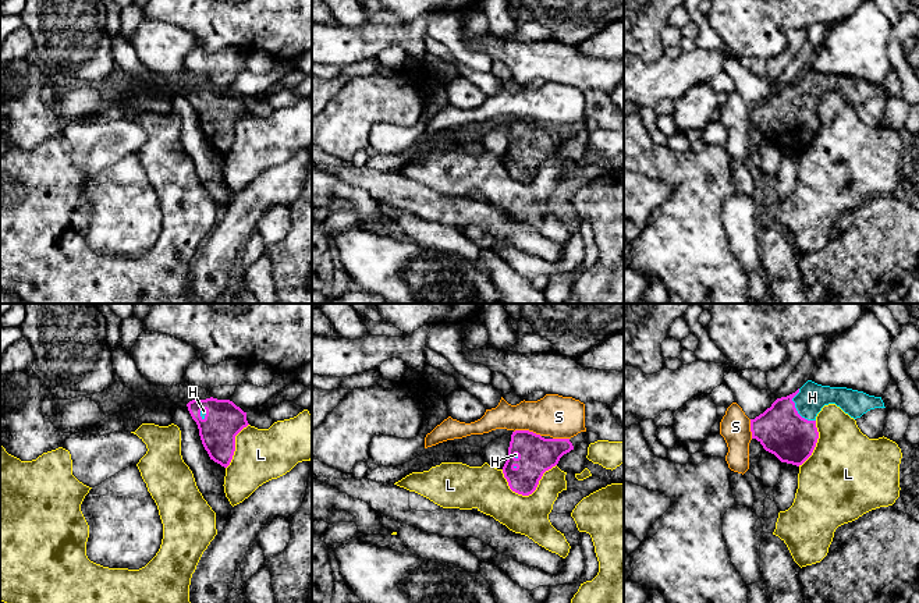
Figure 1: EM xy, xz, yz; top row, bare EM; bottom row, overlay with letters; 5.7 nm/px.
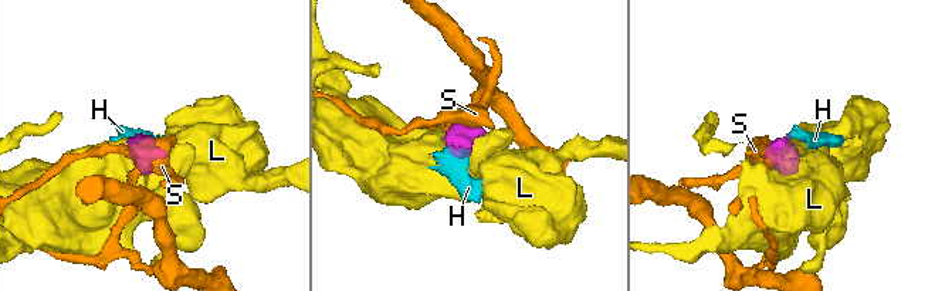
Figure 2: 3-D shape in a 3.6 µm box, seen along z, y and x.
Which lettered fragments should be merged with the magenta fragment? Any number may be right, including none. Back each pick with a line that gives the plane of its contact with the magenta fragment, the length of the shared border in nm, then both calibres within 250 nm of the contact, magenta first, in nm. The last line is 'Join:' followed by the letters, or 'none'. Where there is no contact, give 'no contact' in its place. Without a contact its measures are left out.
H: contact in yz; length 220 nm; calibres 280 and 170 nm
Join: H

